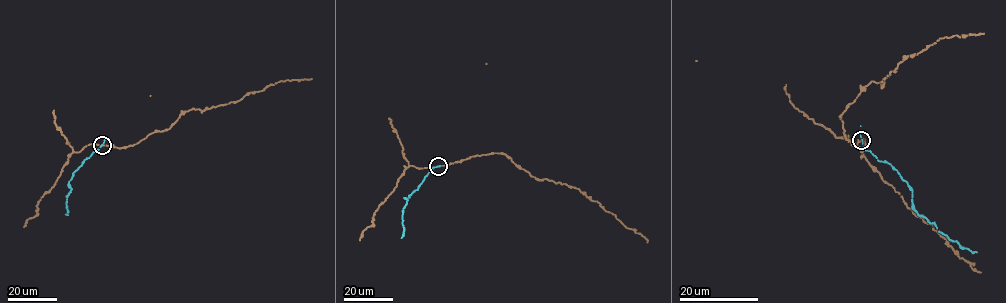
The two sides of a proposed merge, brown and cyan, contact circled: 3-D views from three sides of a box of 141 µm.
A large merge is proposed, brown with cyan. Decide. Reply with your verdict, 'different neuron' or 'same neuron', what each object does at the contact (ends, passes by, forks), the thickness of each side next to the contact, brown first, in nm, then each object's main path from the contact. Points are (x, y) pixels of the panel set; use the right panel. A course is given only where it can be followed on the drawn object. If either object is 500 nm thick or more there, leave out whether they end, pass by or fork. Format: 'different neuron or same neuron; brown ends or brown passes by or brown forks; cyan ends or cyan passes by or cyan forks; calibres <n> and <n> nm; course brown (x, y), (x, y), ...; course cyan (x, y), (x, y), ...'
different neuron; brown ends; cyan passes by; calibres 280 and 180 nm; course brown (861, 140), (845, 139), (840, 116), (865, 86), (883, 85), (897, 64), (939, 39), (983, 33); course cyan (861, 140), (864, 149), (891, 164), (907, 184), (916, 212), (950, 240), (976, 252)

